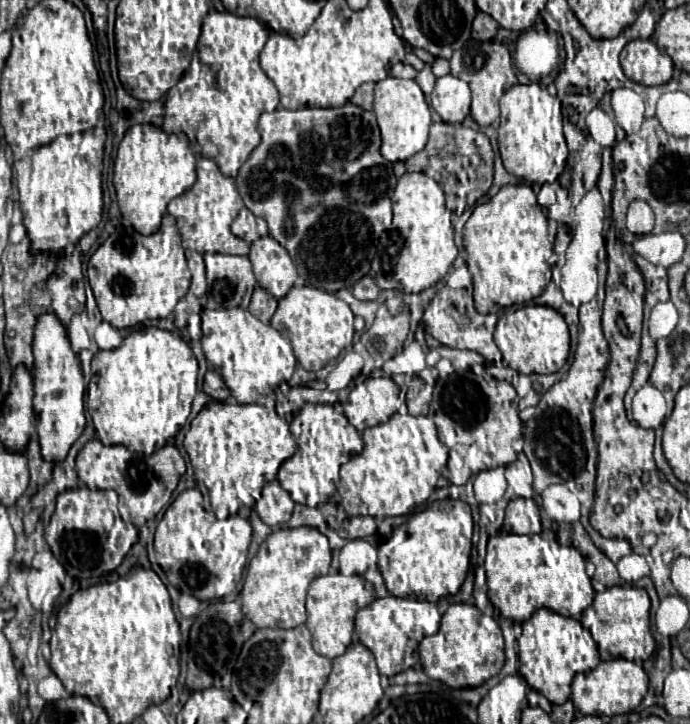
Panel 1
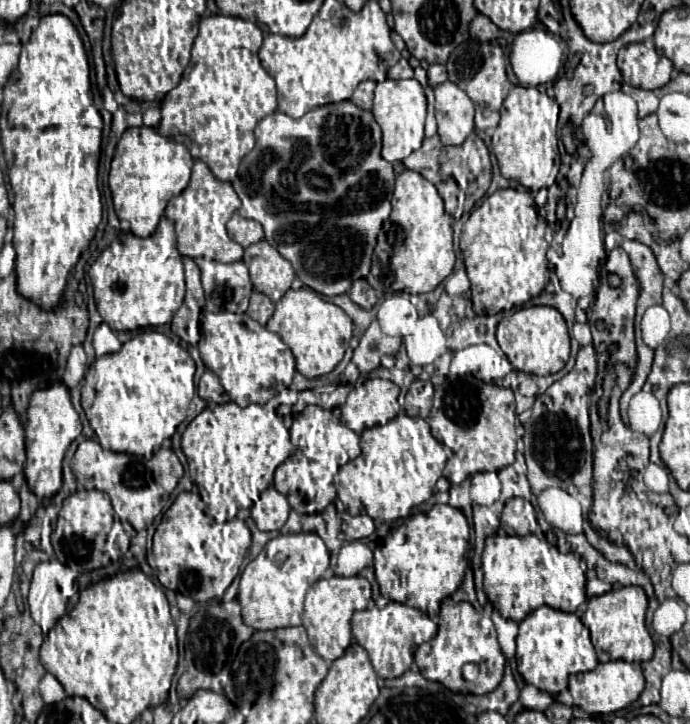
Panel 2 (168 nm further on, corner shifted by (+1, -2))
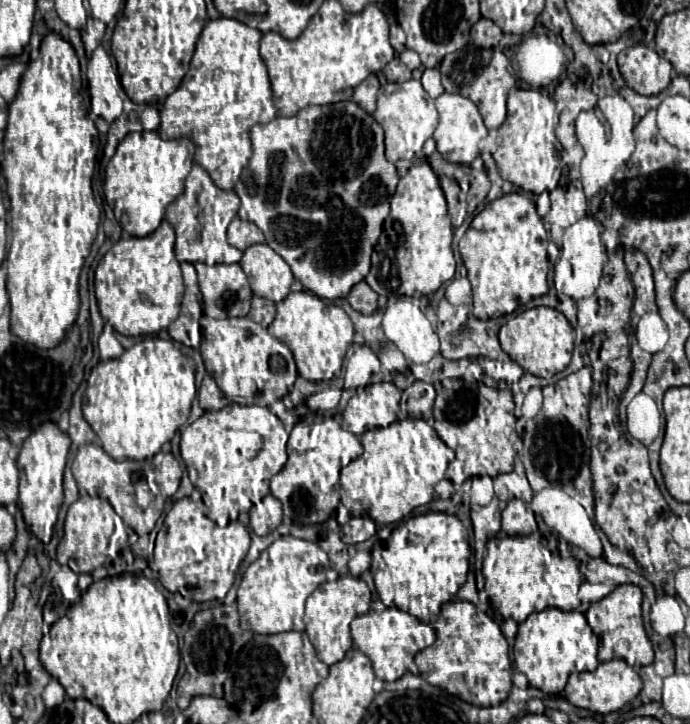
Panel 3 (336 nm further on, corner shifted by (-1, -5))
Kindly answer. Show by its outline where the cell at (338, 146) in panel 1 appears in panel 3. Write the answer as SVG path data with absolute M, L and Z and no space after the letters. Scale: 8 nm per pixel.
M352 100L346 102L338 102L332 106L308 106L304 110L300 110L296 116L286 118L286 116L276 116L272 122L268 124L256 124L250 130L250 138L252 138L252 148L254 154L248 162L248 166L242 170L240 180L236 182L236 194L242 200L240 212L238 216L242 220L250 220L254 222L266 236L266 244L272 246L272 250L276 250L276 254L280 254L284 258L284 262L292 268L294 276L302 282L302 286L306 290L310 290L312 294L324 298L324 300L336 300L336 298L344 298L348 296L348 292L352 290L352 286L356 286L358 282L362 282L370 270L370 256L372 250L382 234L382 224L386 220L386 216L390 214L390 198L396 190L398 184L398 174L396 174L396 166L392 162L388 162L384 158L384 132L382 126L364 110L360 110L360 106L356 106Z

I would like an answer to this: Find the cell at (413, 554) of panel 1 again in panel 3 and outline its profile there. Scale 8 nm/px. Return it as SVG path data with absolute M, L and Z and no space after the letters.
M428 512L402 522L388 540L378 540L372 548L370 572L384 606L408 610L422 622L434 624L440 606L446 604L466 582L470 544L466 526L446 512Z

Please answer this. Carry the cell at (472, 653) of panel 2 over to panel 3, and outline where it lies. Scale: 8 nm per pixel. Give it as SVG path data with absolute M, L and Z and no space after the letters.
M448 602L442 606L434 630L436 642L416 654L422 678L474 706L498 706L512 688L512 664L500 626L470 602Z

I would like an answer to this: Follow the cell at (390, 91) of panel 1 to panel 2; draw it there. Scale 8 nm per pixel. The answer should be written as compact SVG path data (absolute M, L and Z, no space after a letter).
M386 79L376 85L372 113L382 129L382 157L386 161L390 163L402 161L422 145L426 107L428 101L424 95L424 87L416 79L404 79L404 81Z

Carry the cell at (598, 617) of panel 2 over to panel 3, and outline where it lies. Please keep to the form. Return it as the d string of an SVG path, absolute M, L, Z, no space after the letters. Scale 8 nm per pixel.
M634 584L618 586L614 592L610 592L600 602L594 602L588 612L586 620L592 628L592 632L600 638L600 662L610 662L614 658L626 660L632 668L648 666L654 660L654 648L644 632L644 620L642 620L642 590Z

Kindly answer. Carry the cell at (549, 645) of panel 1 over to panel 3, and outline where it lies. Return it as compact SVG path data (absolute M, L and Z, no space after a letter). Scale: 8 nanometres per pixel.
M546 608L542 612L530 614L518 624L516 644L514 644L514 664L516 670L526 674L530 686L546 692L560 694L574 672L596 670L598 666L598 638L586 622L586 616L578 610L564 612L558 608Z

